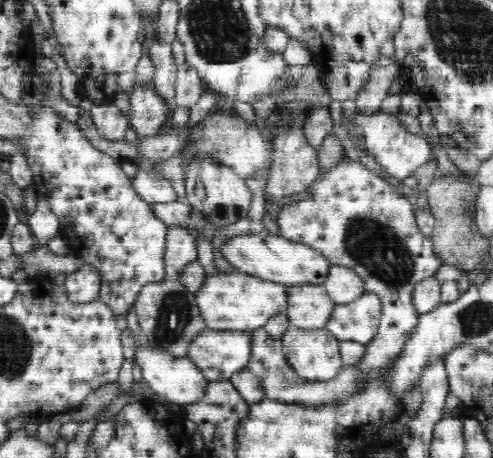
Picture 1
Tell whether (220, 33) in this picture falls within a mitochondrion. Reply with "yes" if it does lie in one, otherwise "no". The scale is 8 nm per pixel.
yes

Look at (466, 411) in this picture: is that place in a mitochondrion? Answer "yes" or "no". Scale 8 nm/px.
no

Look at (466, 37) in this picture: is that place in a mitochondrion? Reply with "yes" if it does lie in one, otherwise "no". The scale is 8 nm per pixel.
yes

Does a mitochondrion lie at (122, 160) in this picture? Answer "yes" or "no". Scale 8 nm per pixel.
no

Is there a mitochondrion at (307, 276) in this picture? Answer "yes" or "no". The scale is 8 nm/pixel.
no

